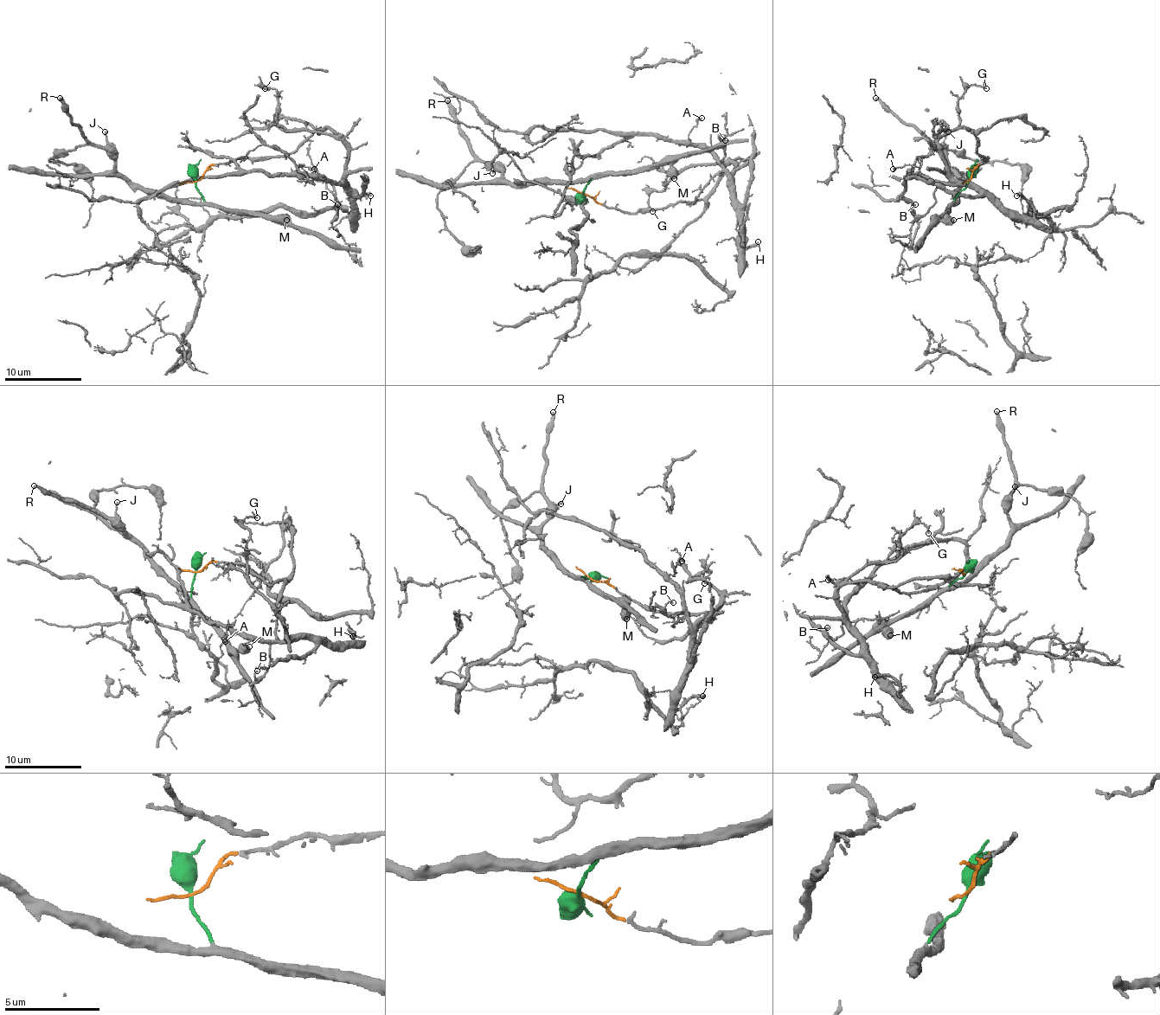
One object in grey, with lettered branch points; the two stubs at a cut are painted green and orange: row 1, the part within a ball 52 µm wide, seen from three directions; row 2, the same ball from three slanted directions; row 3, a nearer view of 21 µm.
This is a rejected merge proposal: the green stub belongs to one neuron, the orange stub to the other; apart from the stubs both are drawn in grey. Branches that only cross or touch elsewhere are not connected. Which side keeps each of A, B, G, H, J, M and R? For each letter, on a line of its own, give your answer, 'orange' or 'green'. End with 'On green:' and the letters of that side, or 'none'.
A: orange
B: orange
G: orange
H: orange
J: green
M: green
R: green
On green: J, M, R

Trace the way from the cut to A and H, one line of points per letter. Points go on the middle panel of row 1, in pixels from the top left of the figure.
A: (584, 195), (630, 214), (705, 198), (730, 162), (733, 165), (730, 173), (703, 148), (683, 144), (701, 118)
H: (584, 195), (599, 204), (630, 214), (701, 200), (713, 190), (730, 162), (733, 165), (740, 256), (759, 242)

